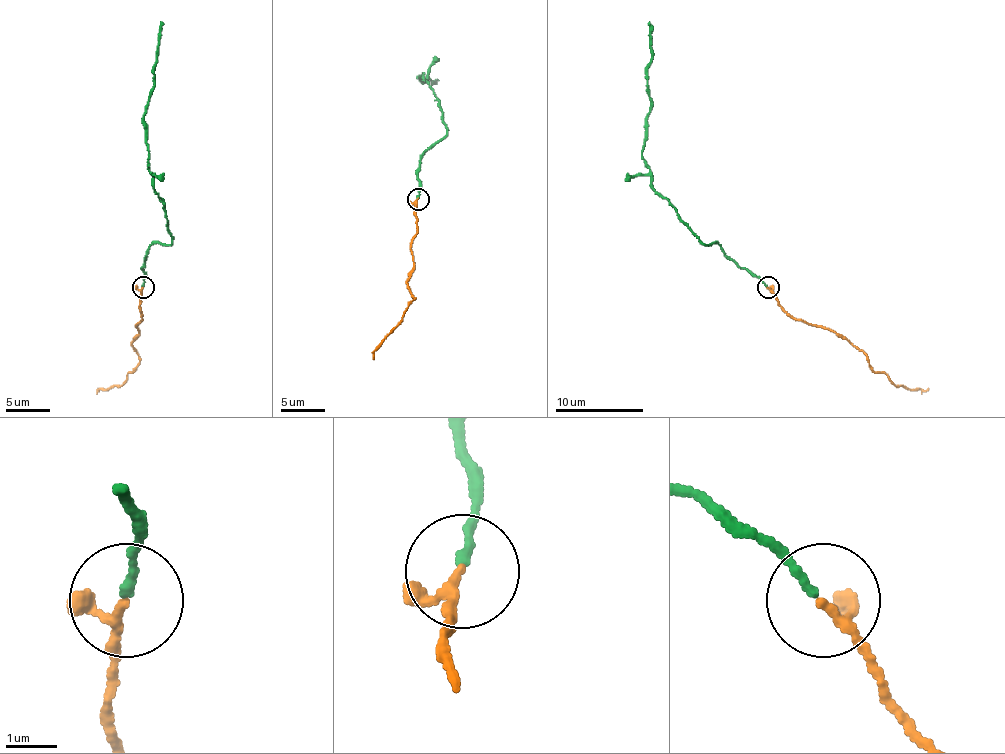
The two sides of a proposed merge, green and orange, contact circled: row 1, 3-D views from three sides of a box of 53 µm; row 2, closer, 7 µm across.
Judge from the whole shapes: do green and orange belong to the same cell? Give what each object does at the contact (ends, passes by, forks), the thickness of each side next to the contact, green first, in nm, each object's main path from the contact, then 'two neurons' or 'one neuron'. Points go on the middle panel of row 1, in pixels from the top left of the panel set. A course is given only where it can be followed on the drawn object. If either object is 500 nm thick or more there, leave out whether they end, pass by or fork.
green ends there; orange passes by; 160 nm thick on the green side, 150 nm on the other; green runs (418, 198), (423, 154), (447, 135), (440, 102), (423, 73), (418, 77), (423, 82), (436, 80); orange runs (418, 198), (412, 240), (414, 266), (407, 288), (414, 299), (372, 358); one neuron

